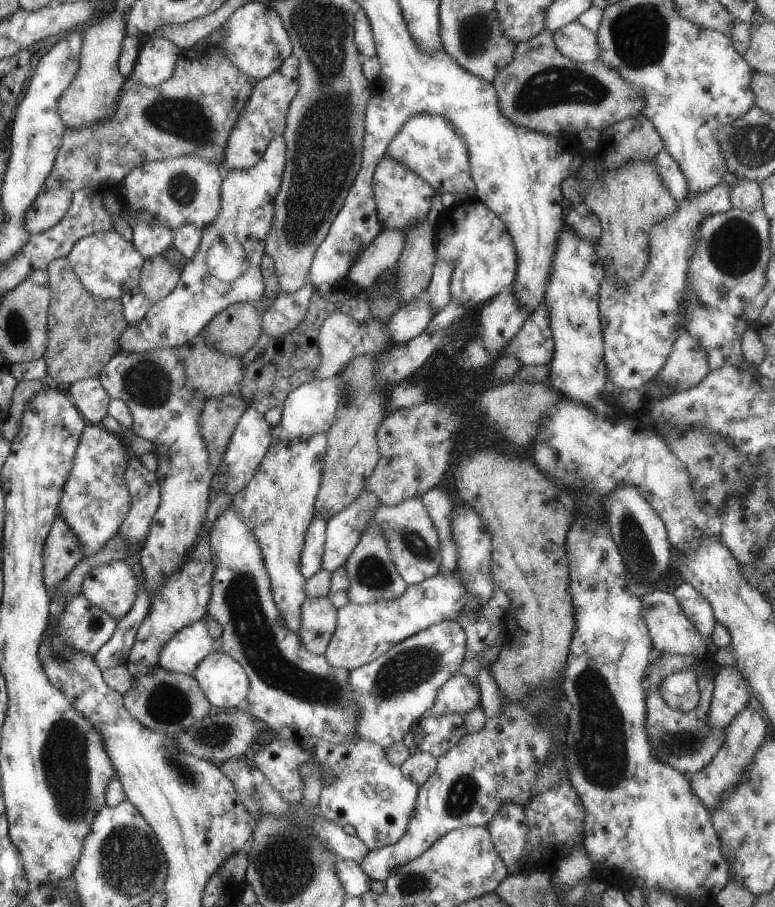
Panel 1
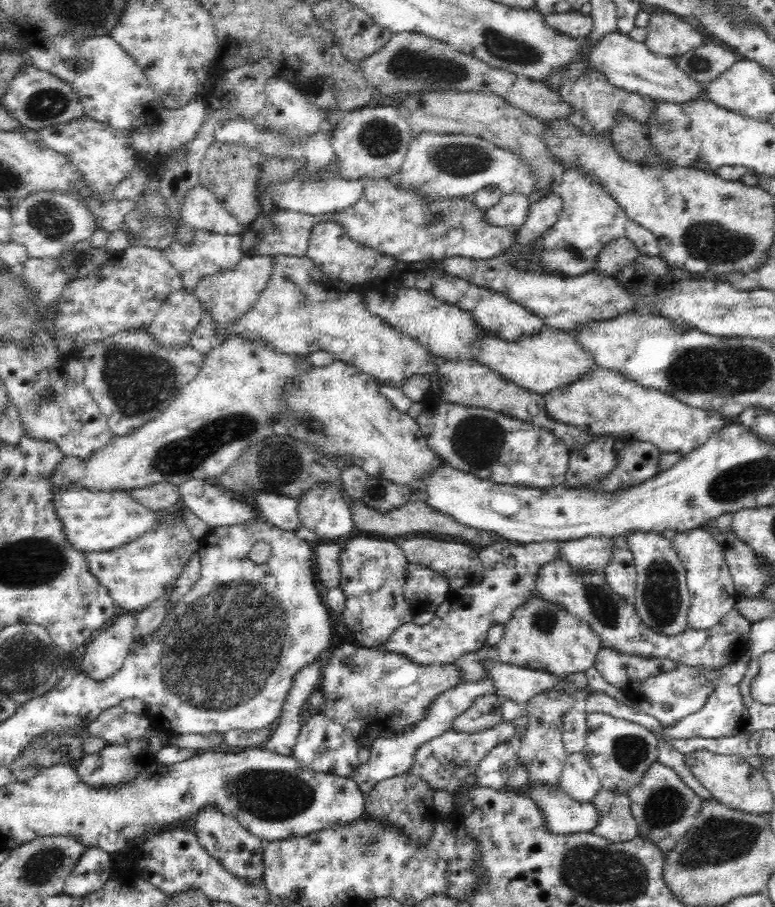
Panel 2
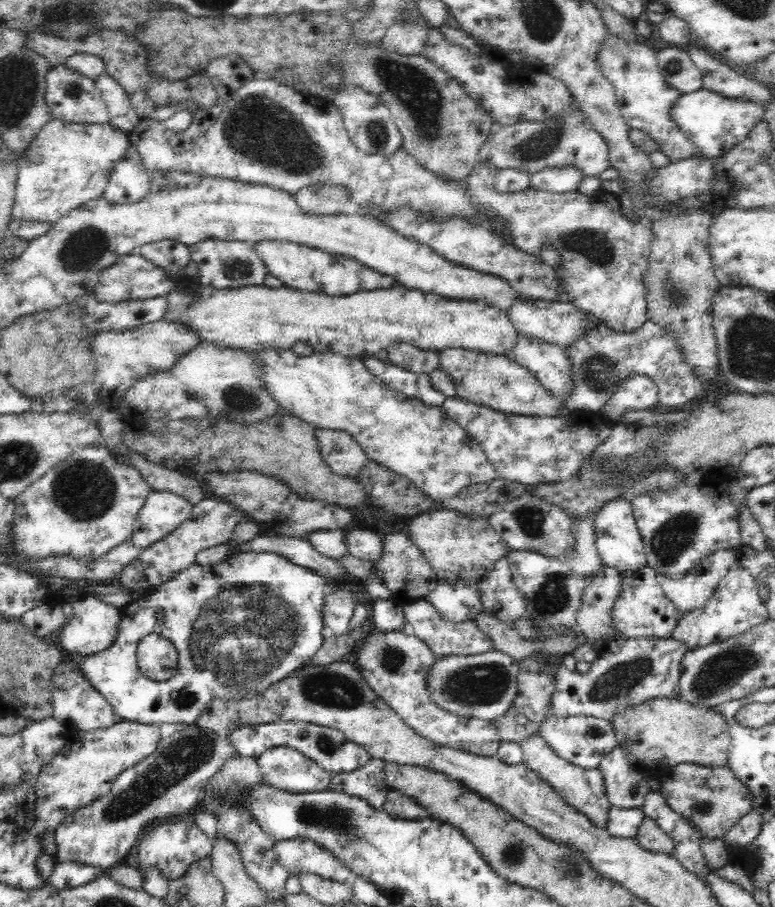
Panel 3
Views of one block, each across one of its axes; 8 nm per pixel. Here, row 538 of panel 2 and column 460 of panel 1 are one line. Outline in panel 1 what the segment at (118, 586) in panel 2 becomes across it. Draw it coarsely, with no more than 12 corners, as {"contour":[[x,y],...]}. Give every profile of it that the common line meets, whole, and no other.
{"contour":[[439,115],[410,116],[388,157],[439,194],[473,199],[466,144]]}

